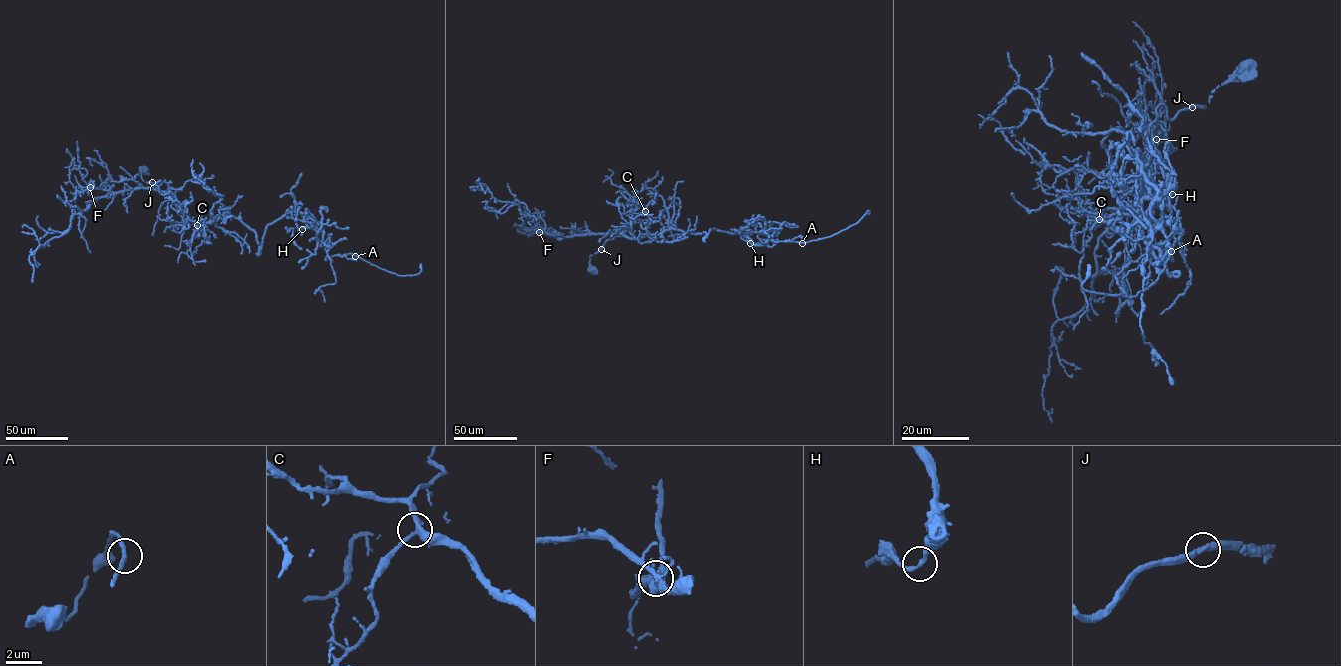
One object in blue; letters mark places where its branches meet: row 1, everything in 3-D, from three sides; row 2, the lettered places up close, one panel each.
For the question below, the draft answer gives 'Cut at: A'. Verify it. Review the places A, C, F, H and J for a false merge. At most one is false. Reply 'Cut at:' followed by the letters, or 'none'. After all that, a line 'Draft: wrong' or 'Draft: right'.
Cut at: none
Draft: wrong

